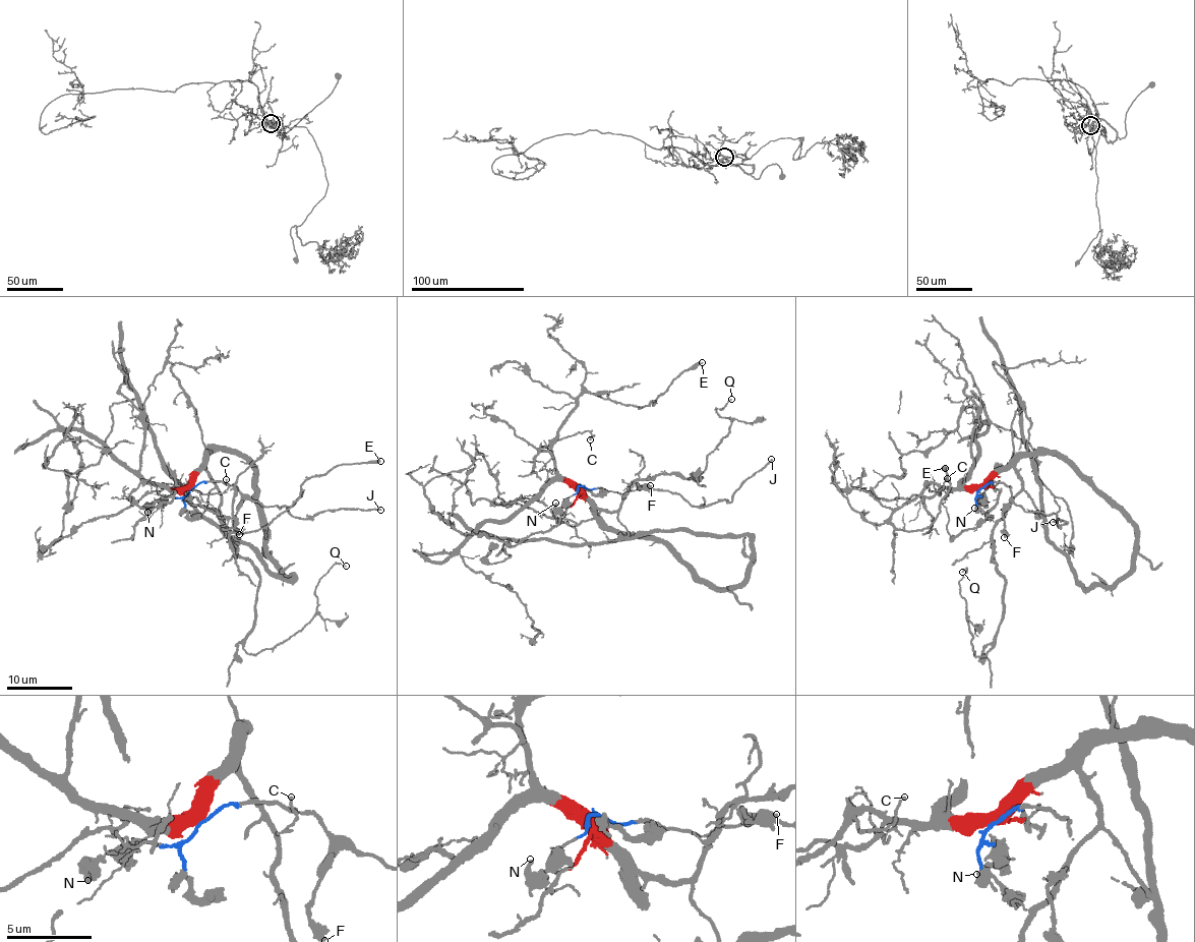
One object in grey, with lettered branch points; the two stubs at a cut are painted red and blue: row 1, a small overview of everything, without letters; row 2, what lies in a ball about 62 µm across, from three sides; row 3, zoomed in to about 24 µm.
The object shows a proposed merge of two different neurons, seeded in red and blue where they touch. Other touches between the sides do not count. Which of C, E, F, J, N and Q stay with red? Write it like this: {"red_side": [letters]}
{"red_side": ["C", "E", "Q"]}

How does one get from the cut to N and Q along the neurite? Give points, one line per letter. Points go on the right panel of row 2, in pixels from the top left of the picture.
N: (980, 487), (977, 495), (982, 494), (986, 501), (974, 508)
Q: (982, 487), (1013, 468), (1021, 488), (995, 527), (1004, 616), (983, 656), (975, 656), (962, 572)

